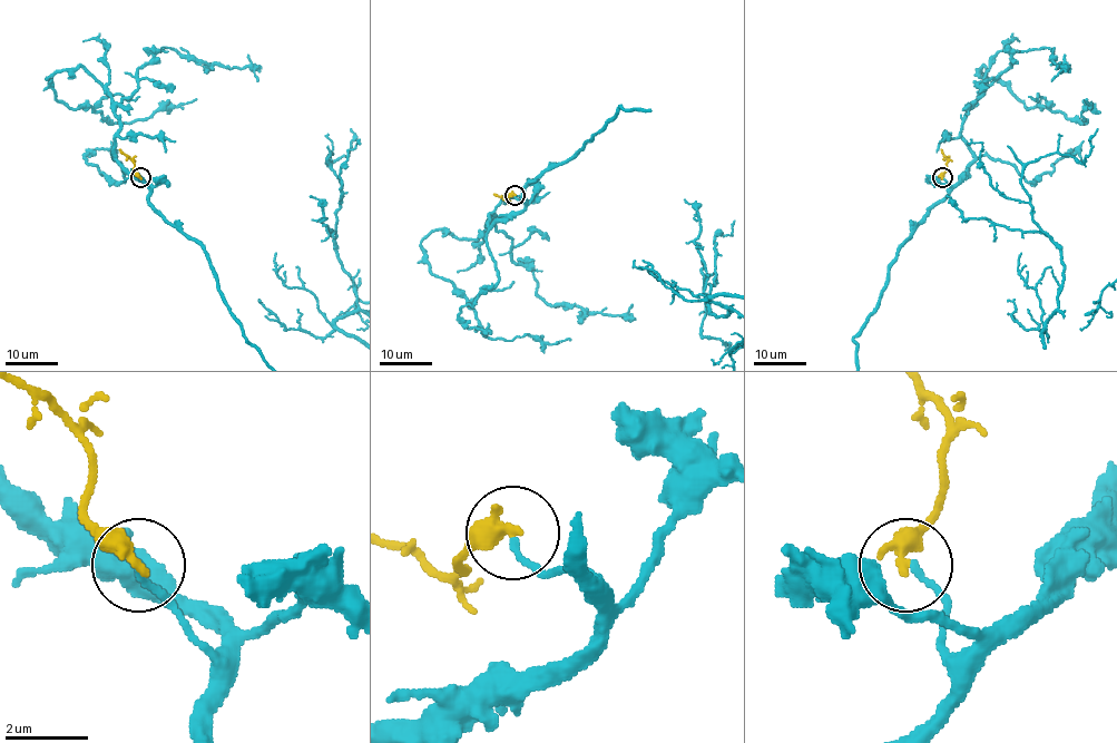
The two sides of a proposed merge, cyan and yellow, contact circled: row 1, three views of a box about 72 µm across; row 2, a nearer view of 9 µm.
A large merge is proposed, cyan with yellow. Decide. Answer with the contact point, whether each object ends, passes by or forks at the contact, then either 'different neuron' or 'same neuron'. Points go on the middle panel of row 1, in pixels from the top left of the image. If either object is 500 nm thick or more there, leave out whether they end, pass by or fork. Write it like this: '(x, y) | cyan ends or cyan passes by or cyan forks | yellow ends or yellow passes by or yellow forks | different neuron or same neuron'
(515, 195) | cyan ends | yellow ends | same neuron

